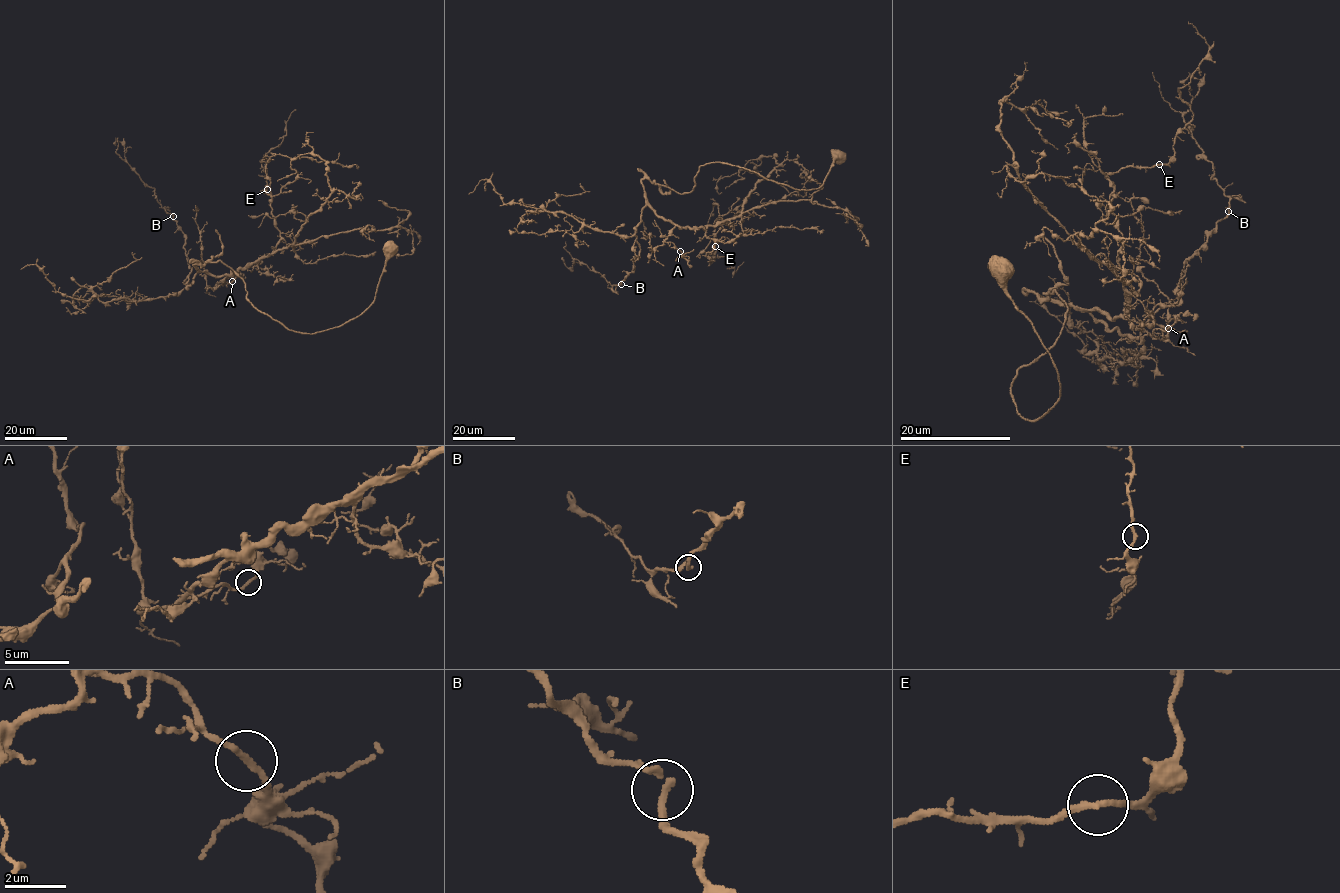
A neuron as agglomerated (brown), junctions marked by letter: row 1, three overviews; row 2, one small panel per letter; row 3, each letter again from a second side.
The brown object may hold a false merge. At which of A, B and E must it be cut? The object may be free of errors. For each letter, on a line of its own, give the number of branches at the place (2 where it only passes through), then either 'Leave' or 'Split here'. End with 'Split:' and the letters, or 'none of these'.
A: Branches: 2. Leave
B: Branches: 2. Leave
E: Branches: 2. Leave
Split: none of these

